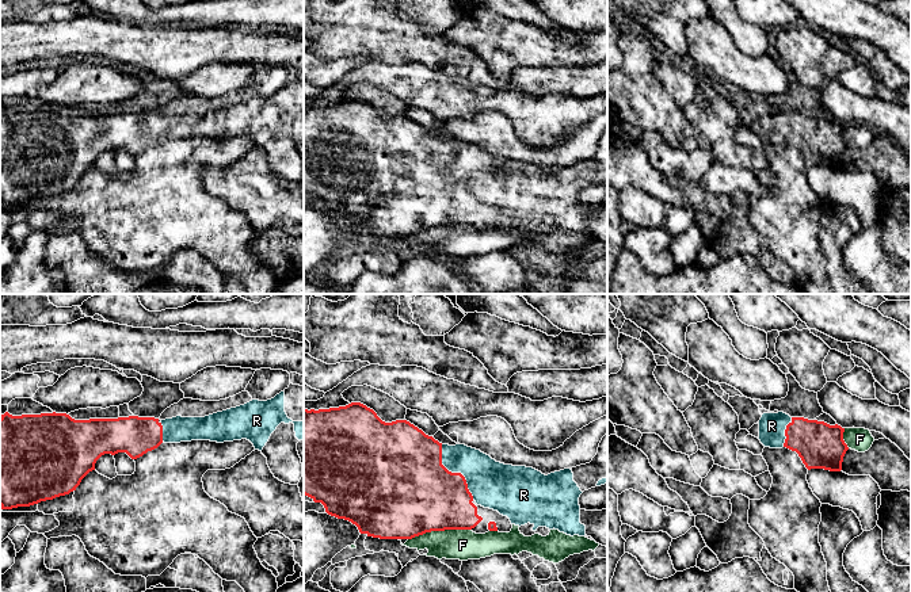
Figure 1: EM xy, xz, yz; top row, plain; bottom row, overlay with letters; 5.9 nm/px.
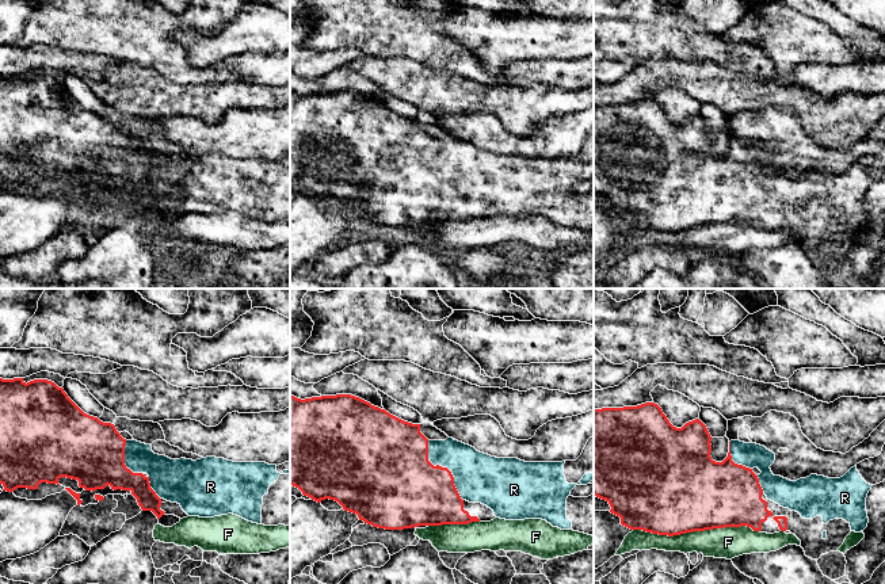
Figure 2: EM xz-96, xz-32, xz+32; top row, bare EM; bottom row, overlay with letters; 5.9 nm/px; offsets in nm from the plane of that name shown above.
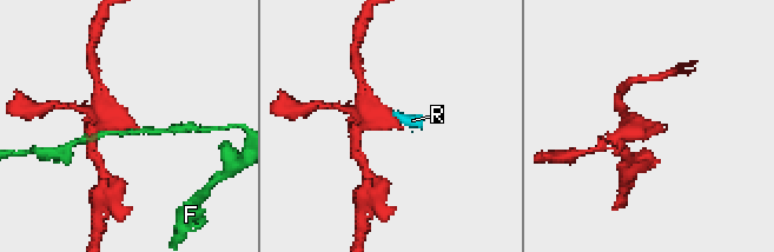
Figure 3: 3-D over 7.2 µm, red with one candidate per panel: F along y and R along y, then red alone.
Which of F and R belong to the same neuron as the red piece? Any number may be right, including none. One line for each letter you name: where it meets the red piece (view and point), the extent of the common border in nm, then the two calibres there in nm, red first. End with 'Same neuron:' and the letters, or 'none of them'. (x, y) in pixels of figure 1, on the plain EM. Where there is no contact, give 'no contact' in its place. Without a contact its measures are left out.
R: meets red in xz at (454, 170); contact 380 nm long; 460 nm thick on the red side, 280 nm on the other
Same neuron: R

